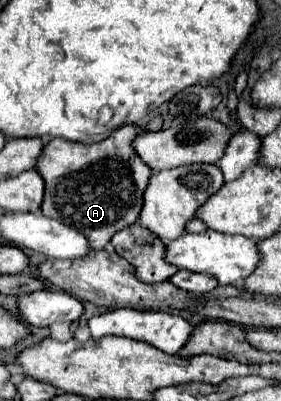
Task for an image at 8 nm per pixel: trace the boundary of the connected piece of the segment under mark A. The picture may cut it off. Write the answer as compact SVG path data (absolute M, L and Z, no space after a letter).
M155 117L145 125L125 125L101 143L73 143L65 139L51 139L37 163L37 171L45 179L43 215L81 229L81 233L93 241L93 249L105 249L113 233L133 225L139 219L143 193L153 173L139 159L131 143L137 133L159 131L161 125L161 117Z

